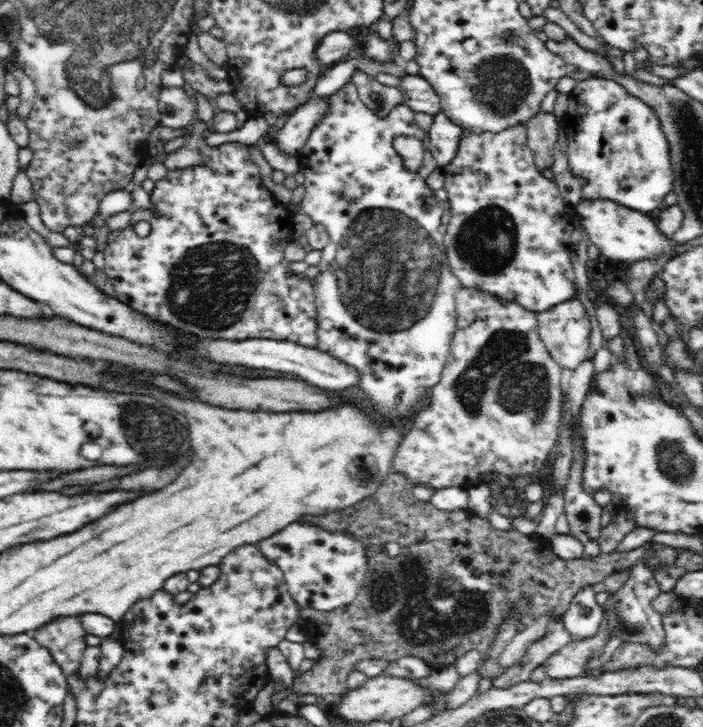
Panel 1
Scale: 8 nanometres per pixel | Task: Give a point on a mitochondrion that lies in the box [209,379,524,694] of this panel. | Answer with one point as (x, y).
(467, 612)

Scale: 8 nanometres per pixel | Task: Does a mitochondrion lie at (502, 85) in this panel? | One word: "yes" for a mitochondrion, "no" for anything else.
yes

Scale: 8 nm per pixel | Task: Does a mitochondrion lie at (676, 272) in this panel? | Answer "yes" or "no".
no

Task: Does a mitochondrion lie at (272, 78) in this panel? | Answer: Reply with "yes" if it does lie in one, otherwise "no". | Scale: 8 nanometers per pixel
no

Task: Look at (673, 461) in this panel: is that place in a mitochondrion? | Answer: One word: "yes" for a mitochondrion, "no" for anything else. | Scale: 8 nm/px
yes

